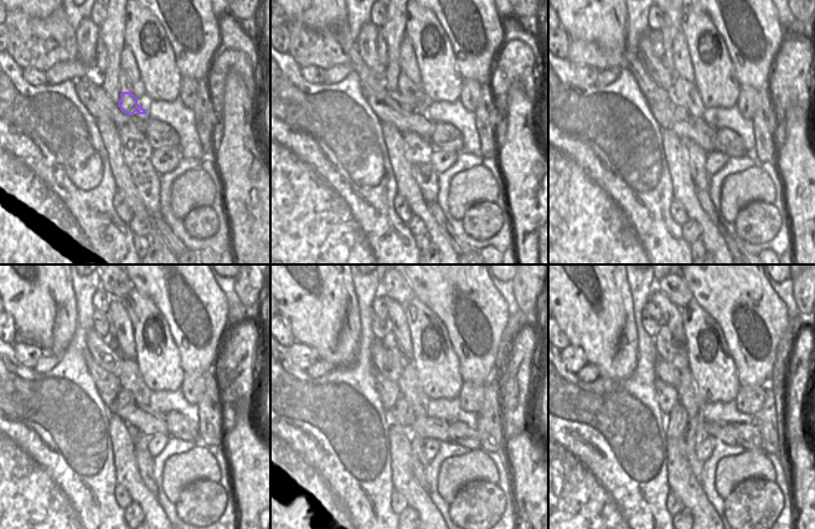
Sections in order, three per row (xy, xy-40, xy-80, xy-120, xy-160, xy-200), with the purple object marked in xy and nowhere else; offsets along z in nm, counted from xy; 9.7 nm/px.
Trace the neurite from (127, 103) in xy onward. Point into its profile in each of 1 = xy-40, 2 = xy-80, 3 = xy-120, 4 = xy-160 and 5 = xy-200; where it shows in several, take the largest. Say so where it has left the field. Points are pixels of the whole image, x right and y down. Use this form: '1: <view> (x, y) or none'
1: xy-40 (407, 108)
2: xy-80 (681, 113)
3: xy-120 (124, 397)
4: xy-160 (401, 412)
5: xy-200 (677, 417)

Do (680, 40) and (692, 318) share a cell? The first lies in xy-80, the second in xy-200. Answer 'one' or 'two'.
two

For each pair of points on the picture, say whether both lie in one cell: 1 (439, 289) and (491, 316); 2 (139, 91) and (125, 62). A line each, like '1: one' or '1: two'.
1: one
2: one

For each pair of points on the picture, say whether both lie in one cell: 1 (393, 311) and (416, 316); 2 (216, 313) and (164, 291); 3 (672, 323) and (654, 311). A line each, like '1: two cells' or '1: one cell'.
1: two cells
2: one cell
3: two cells

